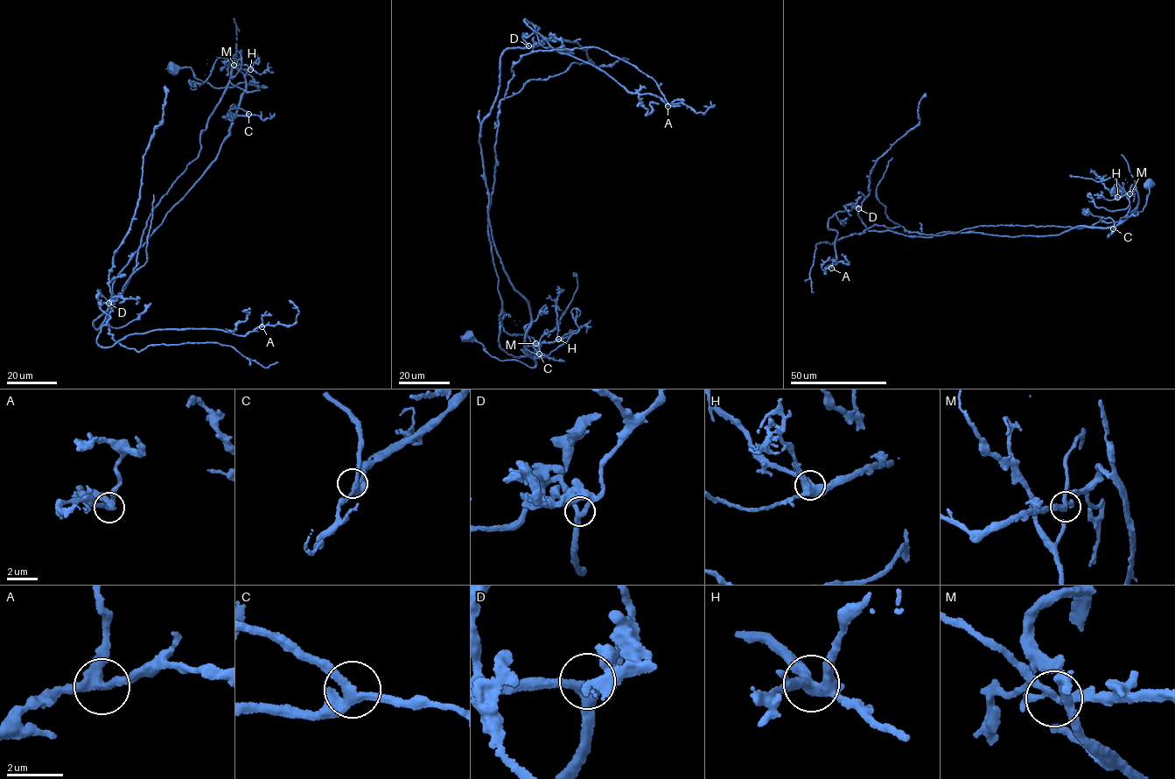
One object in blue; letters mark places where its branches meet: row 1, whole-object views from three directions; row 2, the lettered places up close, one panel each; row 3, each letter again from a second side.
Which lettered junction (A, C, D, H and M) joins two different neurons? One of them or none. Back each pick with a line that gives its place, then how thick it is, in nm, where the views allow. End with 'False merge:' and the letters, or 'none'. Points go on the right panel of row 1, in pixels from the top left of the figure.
M: (1129, 193) | 240 nm
False merge: M

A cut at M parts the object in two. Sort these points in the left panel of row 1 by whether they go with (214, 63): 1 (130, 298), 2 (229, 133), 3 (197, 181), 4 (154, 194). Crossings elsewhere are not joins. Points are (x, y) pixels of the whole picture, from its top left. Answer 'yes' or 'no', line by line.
1: yes
2: yes
3: yes
4: no

